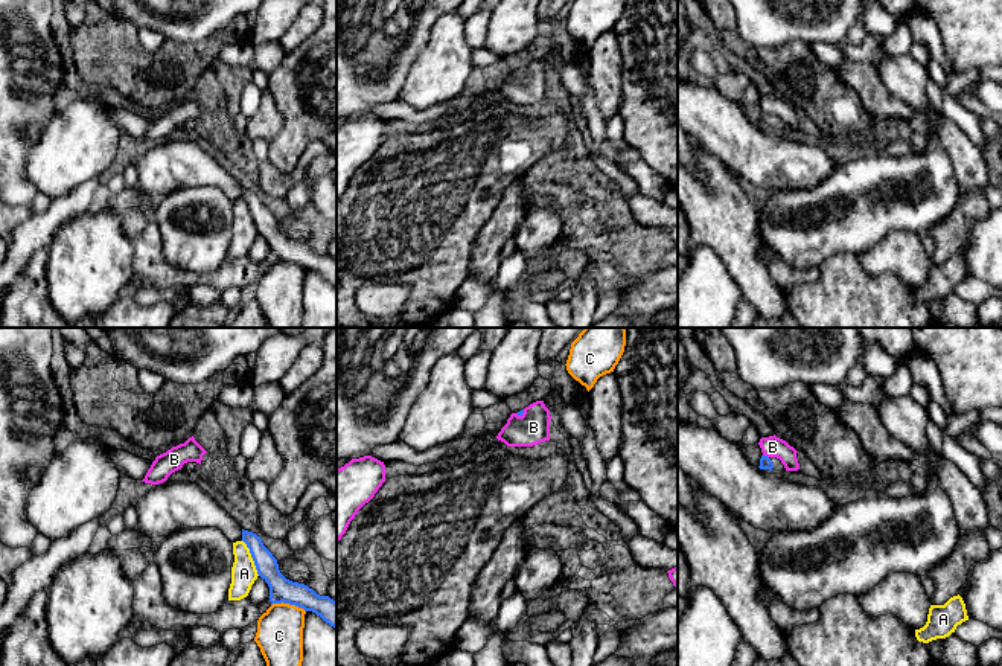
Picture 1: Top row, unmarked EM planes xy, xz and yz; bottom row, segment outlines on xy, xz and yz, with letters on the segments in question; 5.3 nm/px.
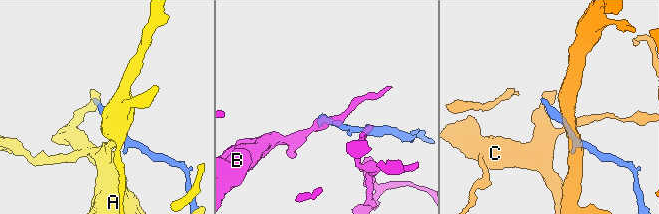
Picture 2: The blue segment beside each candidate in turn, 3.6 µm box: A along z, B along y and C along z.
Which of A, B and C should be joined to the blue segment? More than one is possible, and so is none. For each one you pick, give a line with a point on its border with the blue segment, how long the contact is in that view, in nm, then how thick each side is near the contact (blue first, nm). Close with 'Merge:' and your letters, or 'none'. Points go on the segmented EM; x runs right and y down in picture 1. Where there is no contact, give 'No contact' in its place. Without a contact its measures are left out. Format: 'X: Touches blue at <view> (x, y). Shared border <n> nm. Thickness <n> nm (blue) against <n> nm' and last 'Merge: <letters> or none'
Merge: none

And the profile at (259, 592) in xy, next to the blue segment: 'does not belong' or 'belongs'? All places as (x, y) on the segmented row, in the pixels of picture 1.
does not belong

